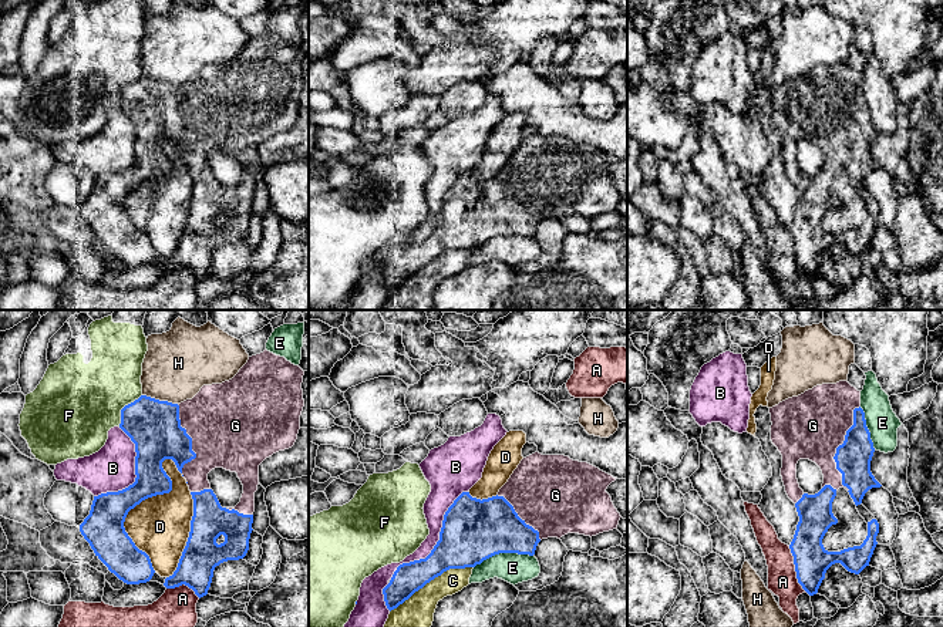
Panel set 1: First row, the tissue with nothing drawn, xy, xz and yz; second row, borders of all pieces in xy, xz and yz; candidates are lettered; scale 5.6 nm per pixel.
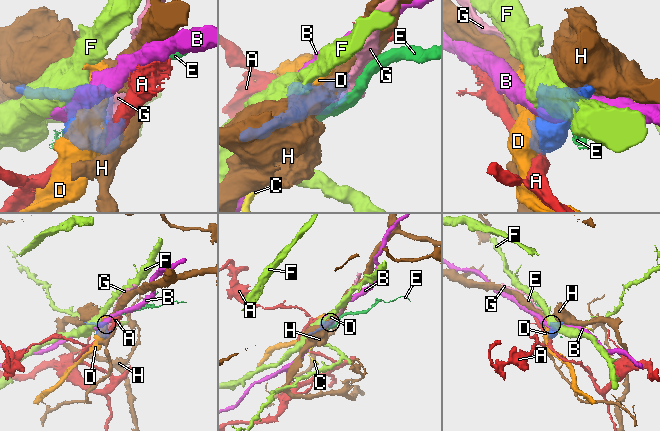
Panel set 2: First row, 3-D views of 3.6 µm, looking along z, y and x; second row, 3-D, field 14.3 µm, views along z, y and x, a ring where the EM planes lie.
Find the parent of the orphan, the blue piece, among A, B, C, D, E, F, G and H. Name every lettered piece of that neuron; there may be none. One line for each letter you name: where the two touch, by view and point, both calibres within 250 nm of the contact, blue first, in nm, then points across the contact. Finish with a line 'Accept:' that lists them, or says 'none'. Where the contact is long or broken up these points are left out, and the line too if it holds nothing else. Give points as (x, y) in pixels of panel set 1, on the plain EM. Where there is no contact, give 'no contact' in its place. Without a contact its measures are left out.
G: yz (837, 130) | 200/380 nm
Accept: G

